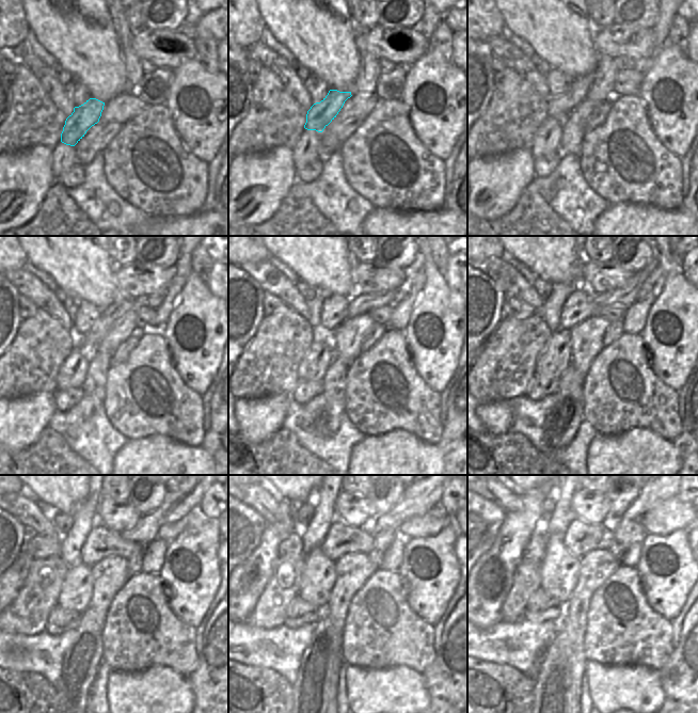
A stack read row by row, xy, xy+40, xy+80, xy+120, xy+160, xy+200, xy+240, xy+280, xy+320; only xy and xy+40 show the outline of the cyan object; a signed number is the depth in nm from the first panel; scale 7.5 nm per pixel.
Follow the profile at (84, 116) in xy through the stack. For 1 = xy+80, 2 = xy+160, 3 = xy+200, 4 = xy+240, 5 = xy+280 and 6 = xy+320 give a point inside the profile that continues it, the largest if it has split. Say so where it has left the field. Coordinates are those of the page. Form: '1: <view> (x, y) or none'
1: xy+80 (560, 107)
2: xy+160 (363, 304)
3: xy+200 (623, 297)
4: xy+240 (180, 497)
5: xy+280 (419, 496)
6: xy+320 (649, 496)

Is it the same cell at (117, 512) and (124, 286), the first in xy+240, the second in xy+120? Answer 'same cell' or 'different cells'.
same cell

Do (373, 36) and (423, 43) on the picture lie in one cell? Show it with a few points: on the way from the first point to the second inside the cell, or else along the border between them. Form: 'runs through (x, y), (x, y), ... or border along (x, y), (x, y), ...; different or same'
runs through (385, 43), (396, 51), (403, 52), (410, 50); same

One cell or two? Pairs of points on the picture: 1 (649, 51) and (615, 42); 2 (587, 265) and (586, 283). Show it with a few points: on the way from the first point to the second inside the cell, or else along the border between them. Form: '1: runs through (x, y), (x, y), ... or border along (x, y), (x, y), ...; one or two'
1: runs through (640, 46), (635, 42), (623, 42); one
2: runs through (587, 269), (587, 279); one

